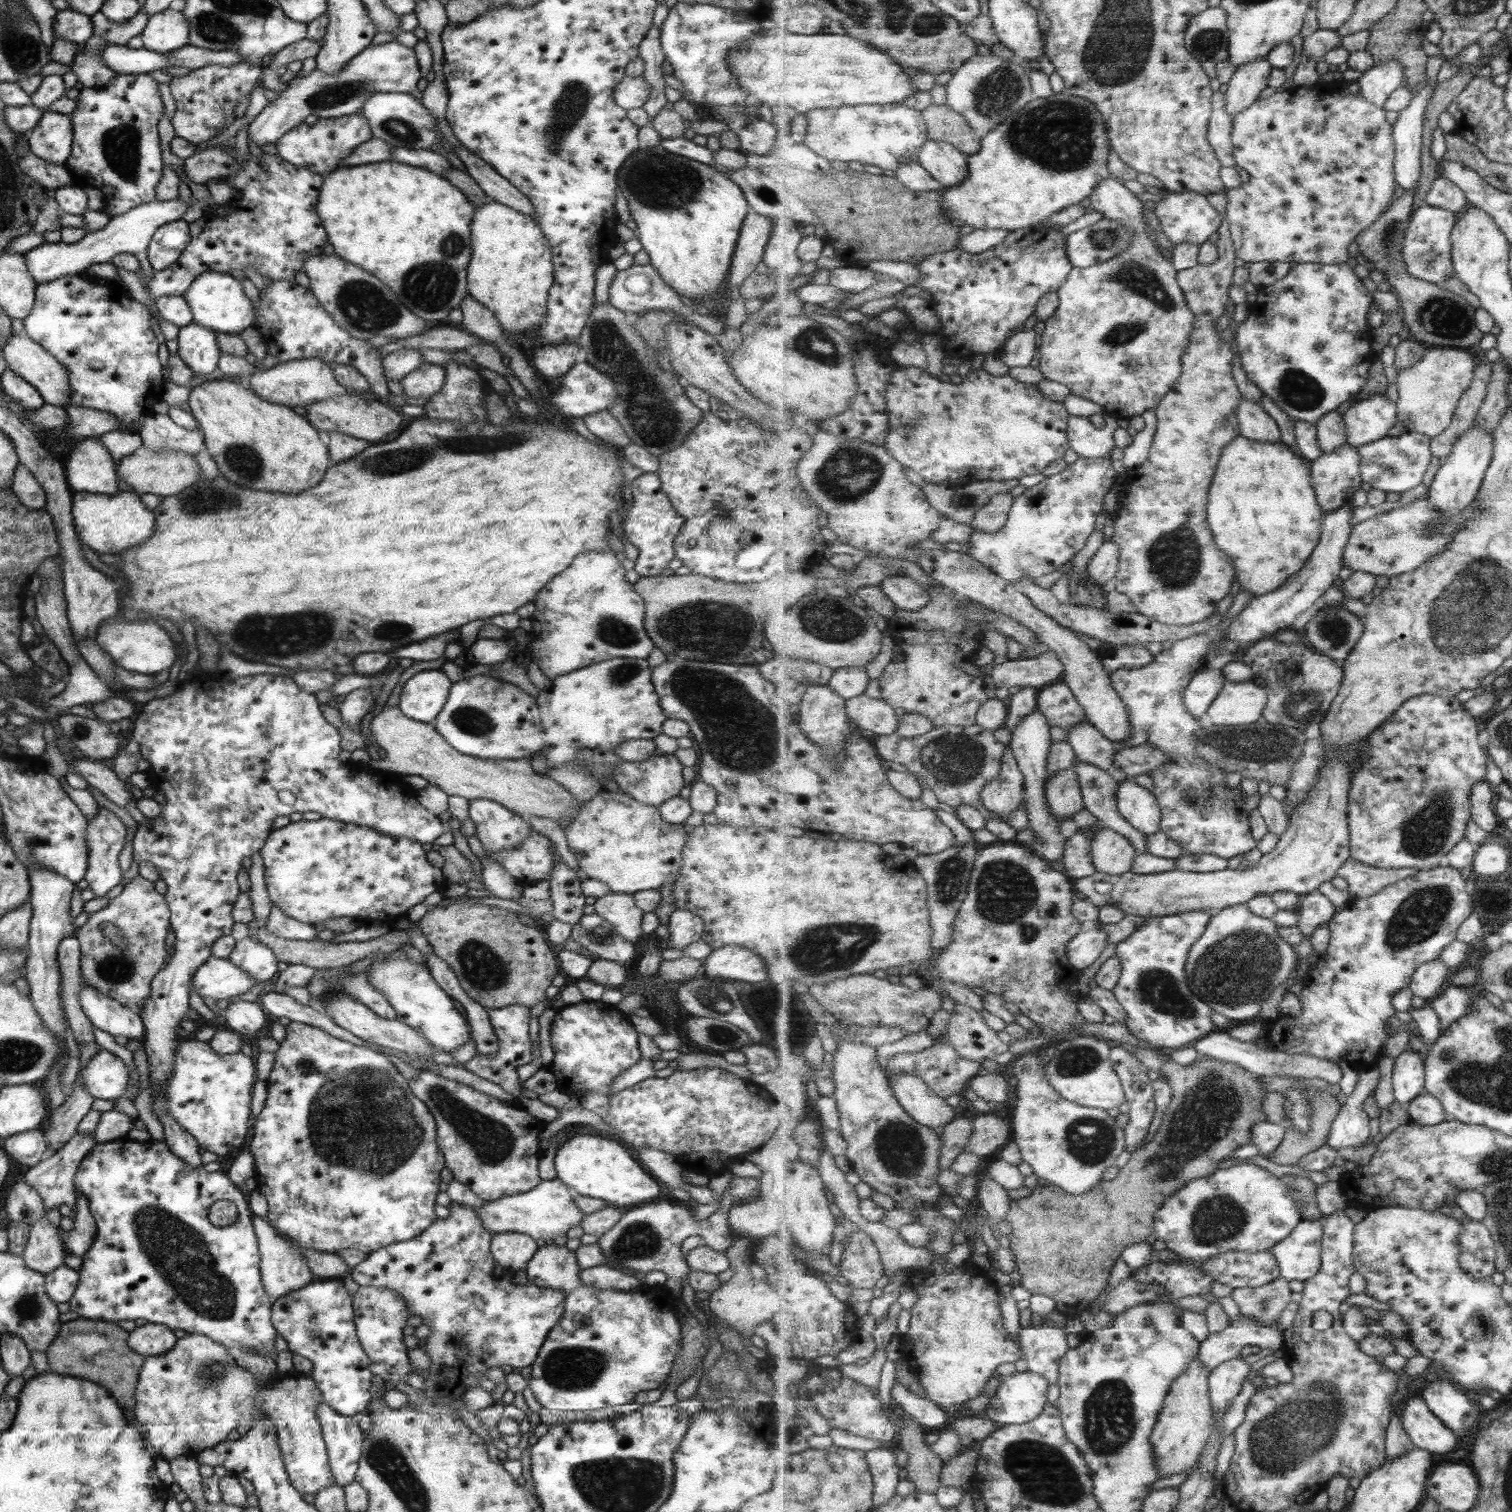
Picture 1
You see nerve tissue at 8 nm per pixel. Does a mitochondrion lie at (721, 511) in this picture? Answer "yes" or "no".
yes

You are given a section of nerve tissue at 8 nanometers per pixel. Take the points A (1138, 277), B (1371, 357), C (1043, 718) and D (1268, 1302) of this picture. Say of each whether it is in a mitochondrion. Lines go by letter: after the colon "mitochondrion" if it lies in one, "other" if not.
A: mitochondrion
B: other
C: other
D: mitochondrion

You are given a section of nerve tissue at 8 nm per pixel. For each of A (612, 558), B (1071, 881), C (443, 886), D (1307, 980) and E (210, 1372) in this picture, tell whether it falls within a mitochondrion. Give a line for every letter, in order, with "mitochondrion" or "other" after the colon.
A: other
B: other
C: other
D: other
E: mitochondrion

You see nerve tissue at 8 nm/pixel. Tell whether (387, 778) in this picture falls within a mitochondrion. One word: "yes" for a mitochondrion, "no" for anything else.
no

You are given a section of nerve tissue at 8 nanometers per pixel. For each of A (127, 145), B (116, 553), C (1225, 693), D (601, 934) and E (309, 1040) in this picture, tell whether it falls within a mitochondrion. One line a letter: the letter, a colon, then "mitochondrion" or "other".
A: mitochondrion
B: other
C: other
D: mitochondrion
E: other

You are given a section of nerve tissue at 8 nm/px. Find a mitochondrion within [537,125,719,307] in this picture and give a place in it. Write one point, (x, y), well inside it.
(685, 178)

